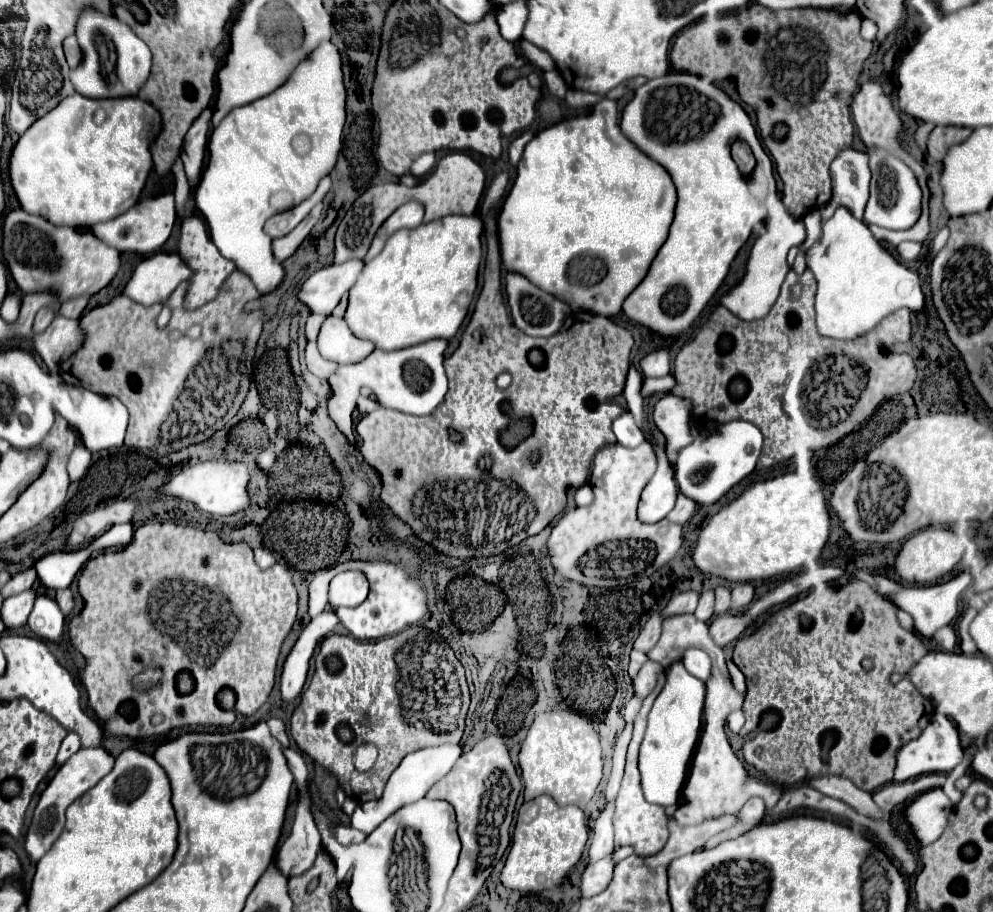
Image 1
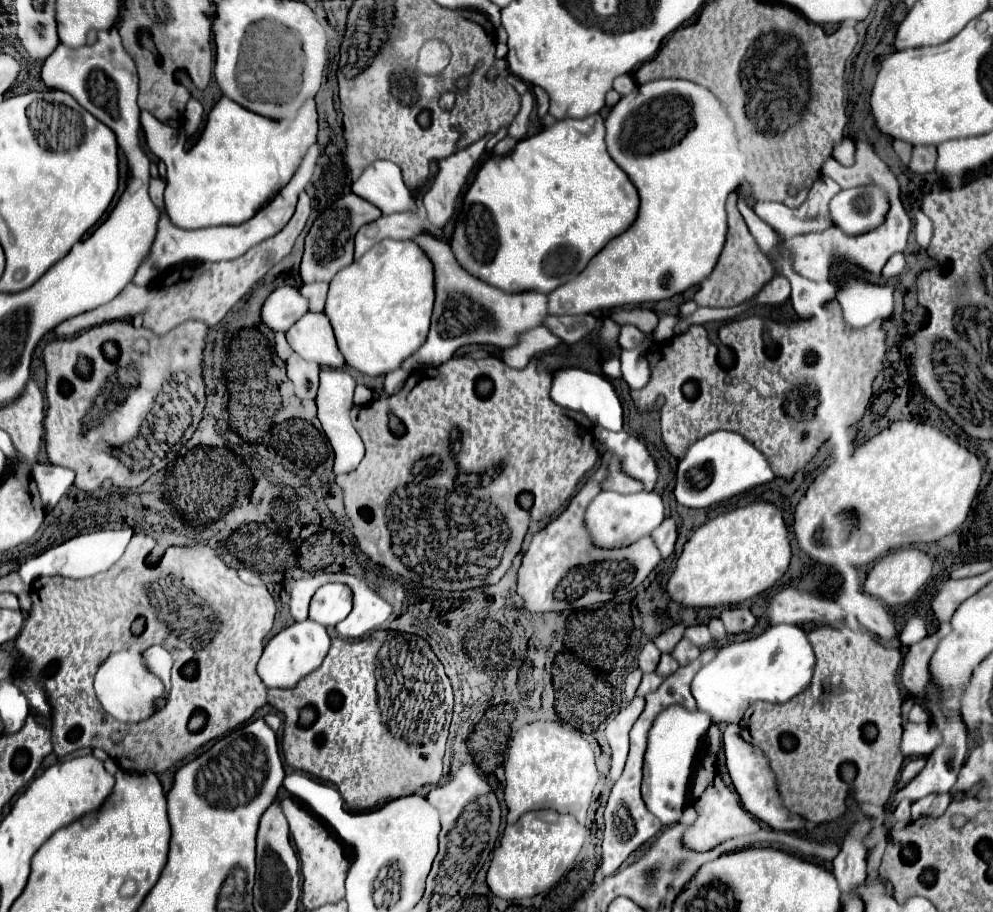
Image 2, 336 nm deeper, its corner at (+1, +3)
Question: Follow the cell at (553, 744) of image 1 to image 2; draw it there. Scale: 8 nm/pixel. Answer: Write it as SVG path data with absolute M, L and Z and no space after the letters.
M535 721L521 727L509 741L505 775L505 801L509 807L507 823L515 823L523 813L541 807L567 807L569 813L583 823L597 783L597 767L591 745L575 727L559 721Z

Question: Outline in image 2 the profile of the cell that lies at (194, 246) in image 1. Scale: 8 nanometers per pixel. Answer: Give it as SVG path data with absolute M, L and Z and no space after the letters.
M307 193L299 195L299 203L297 203L297 211L291 217L291 221L273 237L261 241L259 245L255 245L253 249L249 249L245 255L233 259L233 261L217 261L217 263L201 263L195 267L181 267L175 269L169 277L165 277L159 285L155 287L137 287L133 283L129 283L111 303L97 307L89 313L83 315L75 315L73 319L67 319L63 323L59 323L55 327L55 333L59 337L71 337L83 329L89 329L93 325L101 325L107 321L115 321L115 319L133 319L137 313L143 313L143 325L151 331L155 331L157 335L165 335L167 331L171 331L173 327L181 325L183 321L189 319L201 319L205 321L209 327L217 325L227 311L245 295L249 295L249 291L253 289L253 285L265 277L265 273L279 263L285 255L291 253L295 239L299 237L299 233L303 231L307 219L311 213L311 199Z

